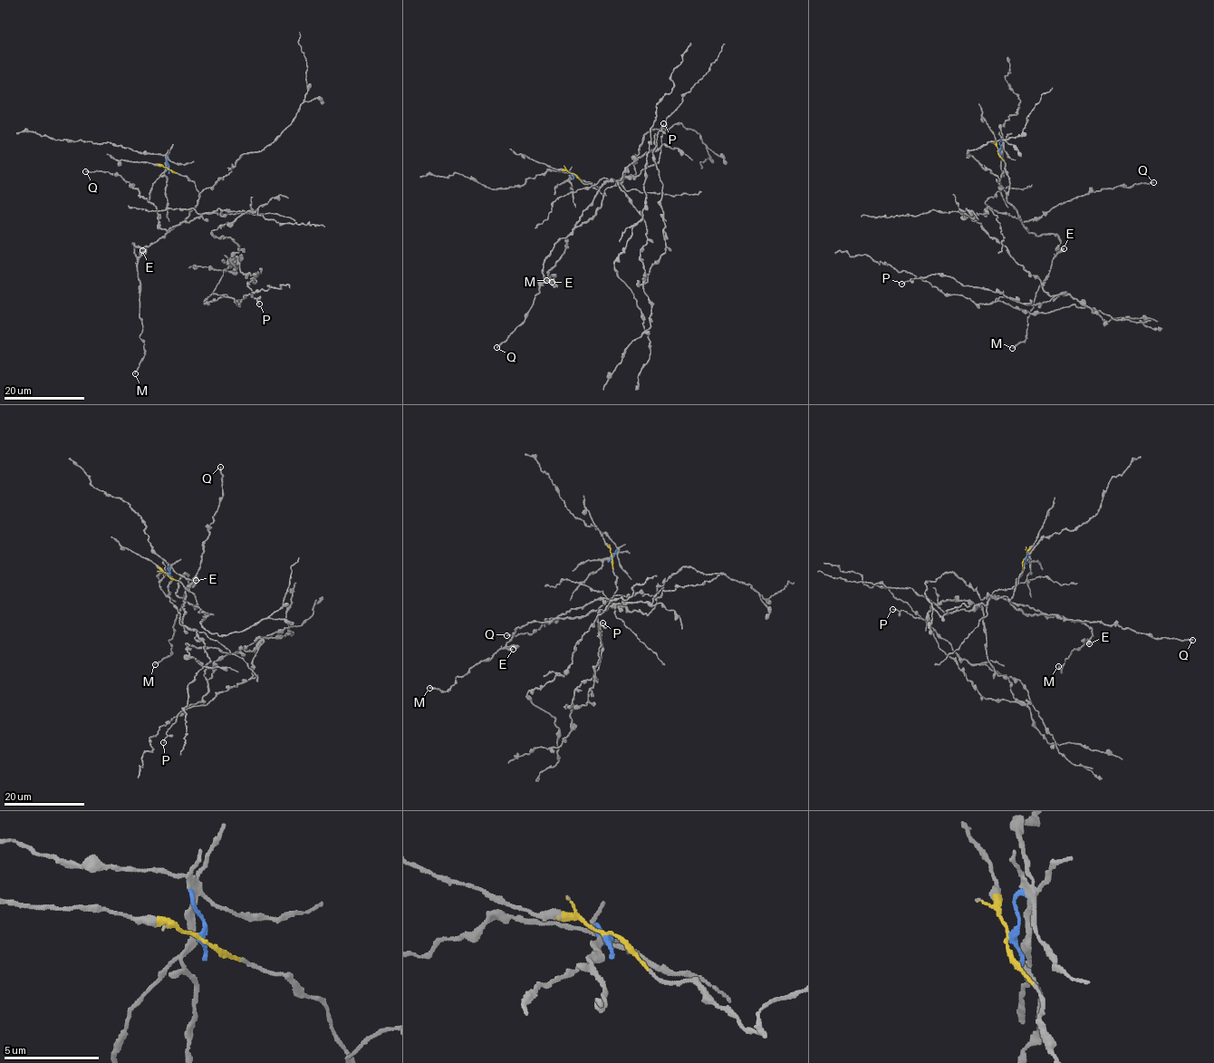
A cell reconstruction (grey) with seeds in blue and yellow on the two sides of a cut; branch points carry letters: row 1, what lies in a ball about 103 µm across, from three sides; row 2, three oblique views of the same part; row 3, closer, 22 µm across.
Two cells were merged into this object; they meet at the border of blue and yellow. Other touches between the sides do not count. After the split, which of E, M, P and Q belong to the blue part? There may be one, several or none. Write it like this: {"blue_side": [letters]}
{"blue_side": ["P", "Q"]}

